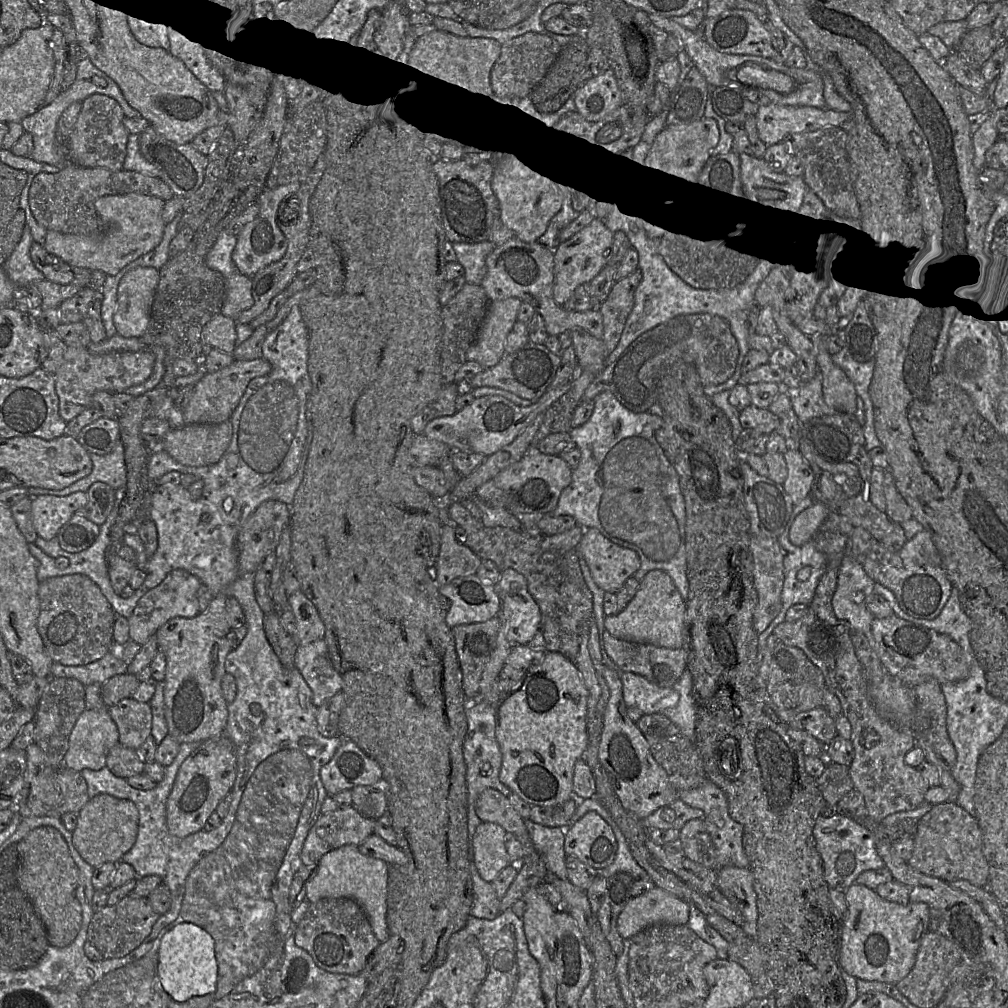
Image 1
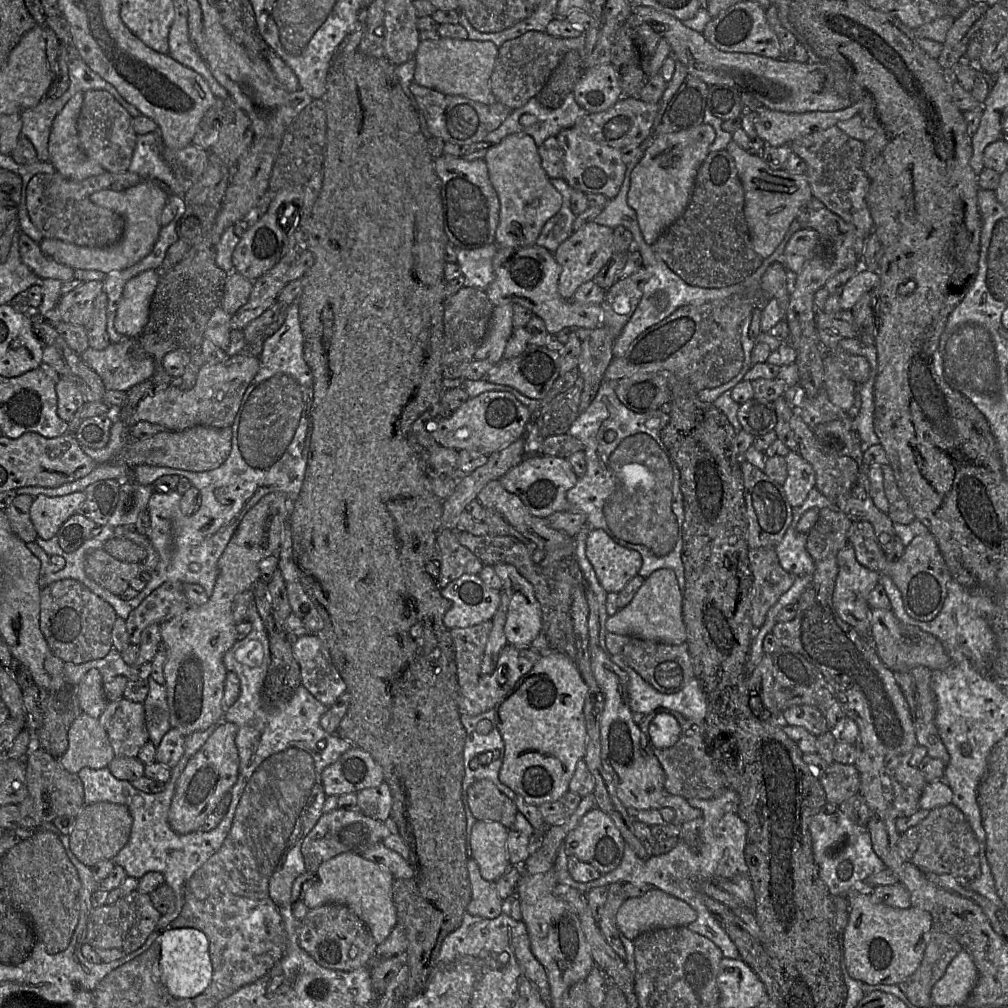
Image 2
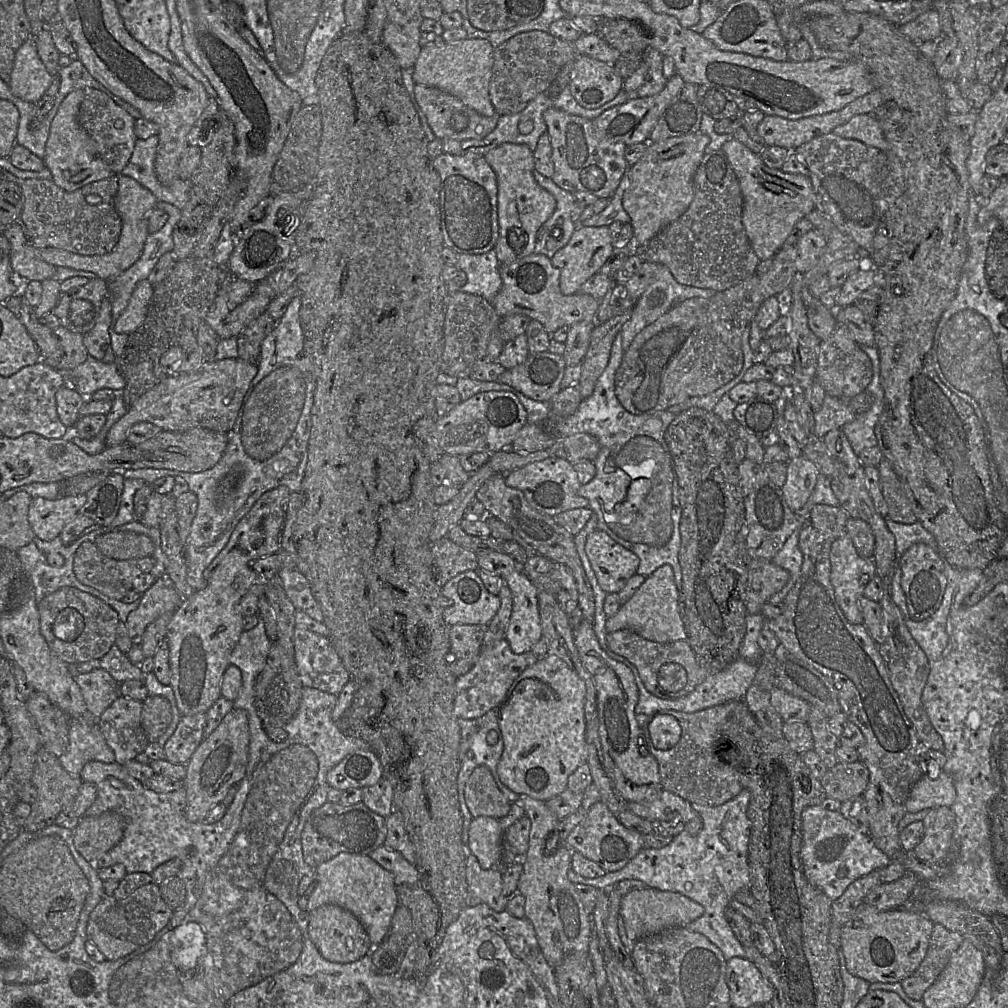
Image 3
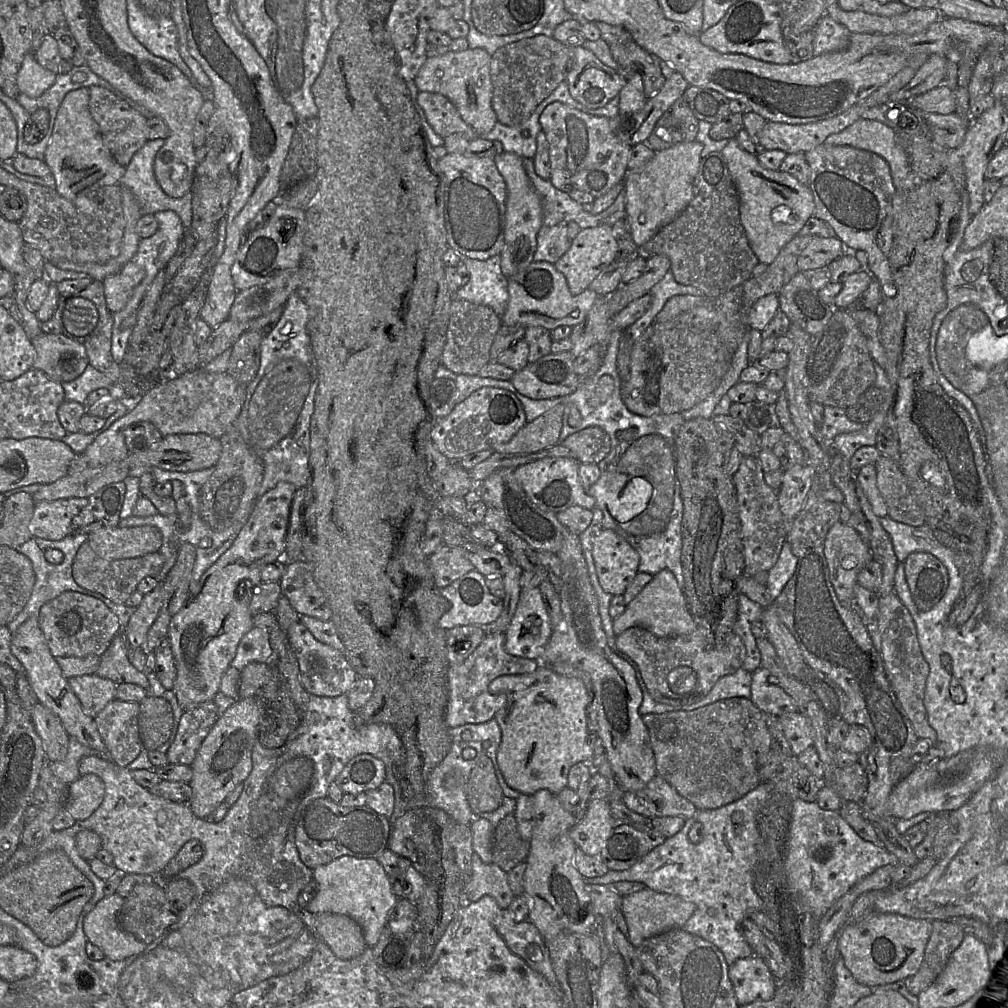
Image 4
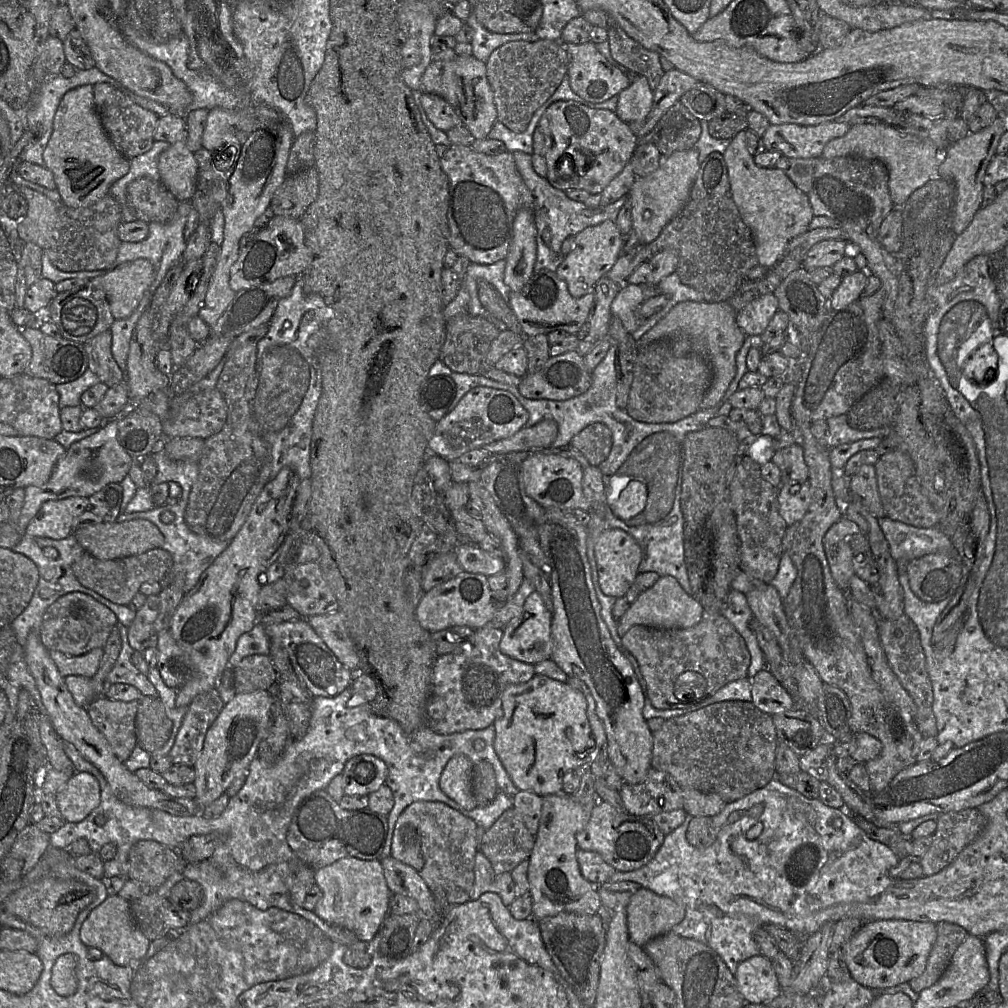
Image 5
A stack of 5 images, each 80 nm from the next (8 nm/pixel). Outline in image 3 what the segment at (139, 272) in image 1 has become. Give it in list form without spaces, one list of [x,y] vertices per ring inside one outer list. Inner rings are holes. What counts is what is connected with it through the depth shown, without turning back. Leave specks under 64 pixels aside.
[[[148,279],[136,284],[127,307],[116,322],[117,333],[131,334],[140,327],[146,318],[153,292],[154,287]]]

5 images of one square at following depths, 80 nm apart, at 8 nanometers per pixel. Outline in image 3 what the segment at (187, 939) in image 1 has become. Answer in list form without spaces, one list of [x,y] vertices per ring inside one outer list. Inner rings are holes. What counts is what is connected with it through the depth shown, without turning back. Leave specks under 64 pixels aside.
[[[197,923],[181,924],[172,929],[169,937],[171,959],[182,972],[196,968],[205,953],[205,935]]]

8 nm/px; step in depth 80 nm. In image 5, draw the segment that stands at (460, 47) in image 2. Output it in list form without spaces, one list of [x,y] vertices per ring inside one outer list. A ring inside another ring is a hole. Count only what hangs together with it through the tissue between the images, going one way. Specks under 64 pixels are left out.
[[[457,56],[448,61],[431,61],[421,78],[421,91],[445,99],[474,139],[488,138],[493,124],[497,121],[497,111],[486,75],[486,63],[474,56]]]

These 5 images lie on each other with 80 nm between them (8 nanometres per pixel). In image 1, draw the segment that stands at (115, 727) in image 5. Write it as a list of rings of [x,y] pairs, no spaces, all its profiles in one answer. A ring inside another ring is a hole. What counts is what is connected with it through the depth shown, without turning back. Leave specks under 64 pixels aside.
[[[128,697],[108,710],[118,728],[118,743],[138,750],[151,734],[153,717],[150,704]]]

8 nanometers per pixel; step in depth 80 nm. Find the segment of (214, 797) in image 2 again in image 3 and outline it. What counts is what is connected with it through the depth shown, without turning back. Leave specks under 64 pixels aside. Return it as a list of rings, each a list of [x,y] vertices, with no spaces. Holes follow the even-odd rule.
[[[233,708],[218,727],[197,747],[186,764],[184,779],[186,790],[186,818],[190,822],[201,822],[209,811],[221,803],[228,790],[244,778],[248,763],[249,725],[246,711]]]

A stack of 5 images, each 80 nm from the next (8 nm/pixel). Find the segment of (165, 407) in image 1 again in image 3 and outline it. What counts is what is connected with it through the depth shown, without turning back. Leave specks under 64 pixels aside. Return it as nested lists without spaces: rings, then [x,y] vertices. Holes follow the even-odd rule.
[[[241,358],[206,359],[197,369],[164,378],[143,394],[108,431],[107,447],[127,441],[130,428],[138,422],[150,422],[163,431],[184,432],[193,428],[206,428],[226,433],[233,428],[244,396],[258,372],[257,363]]]

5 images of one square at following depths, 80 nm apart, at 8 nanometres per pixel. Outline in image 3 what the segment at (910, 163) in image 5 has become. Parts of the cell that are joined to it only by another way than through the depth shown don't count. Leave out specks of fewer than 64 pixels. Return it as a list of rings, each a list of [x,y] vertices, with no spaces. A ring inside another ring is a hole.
[[[874,114],[856,115],[846,124],[837,126],[832,133],[841,138],[860,141],[883,153],[889,149],[889,144]]]

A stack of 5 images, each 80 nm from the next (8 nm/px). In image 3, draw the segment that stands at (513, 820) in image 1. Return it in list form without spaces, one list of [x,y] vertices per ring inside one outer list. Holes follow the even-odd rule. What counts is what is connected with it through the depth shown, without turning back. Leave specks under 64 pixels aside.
[[[485,765],[474,768],[466,782],[464,798],[474,818],[488,816],[500,819],[511,808],[511,802],[498,788],[491,771]]]

